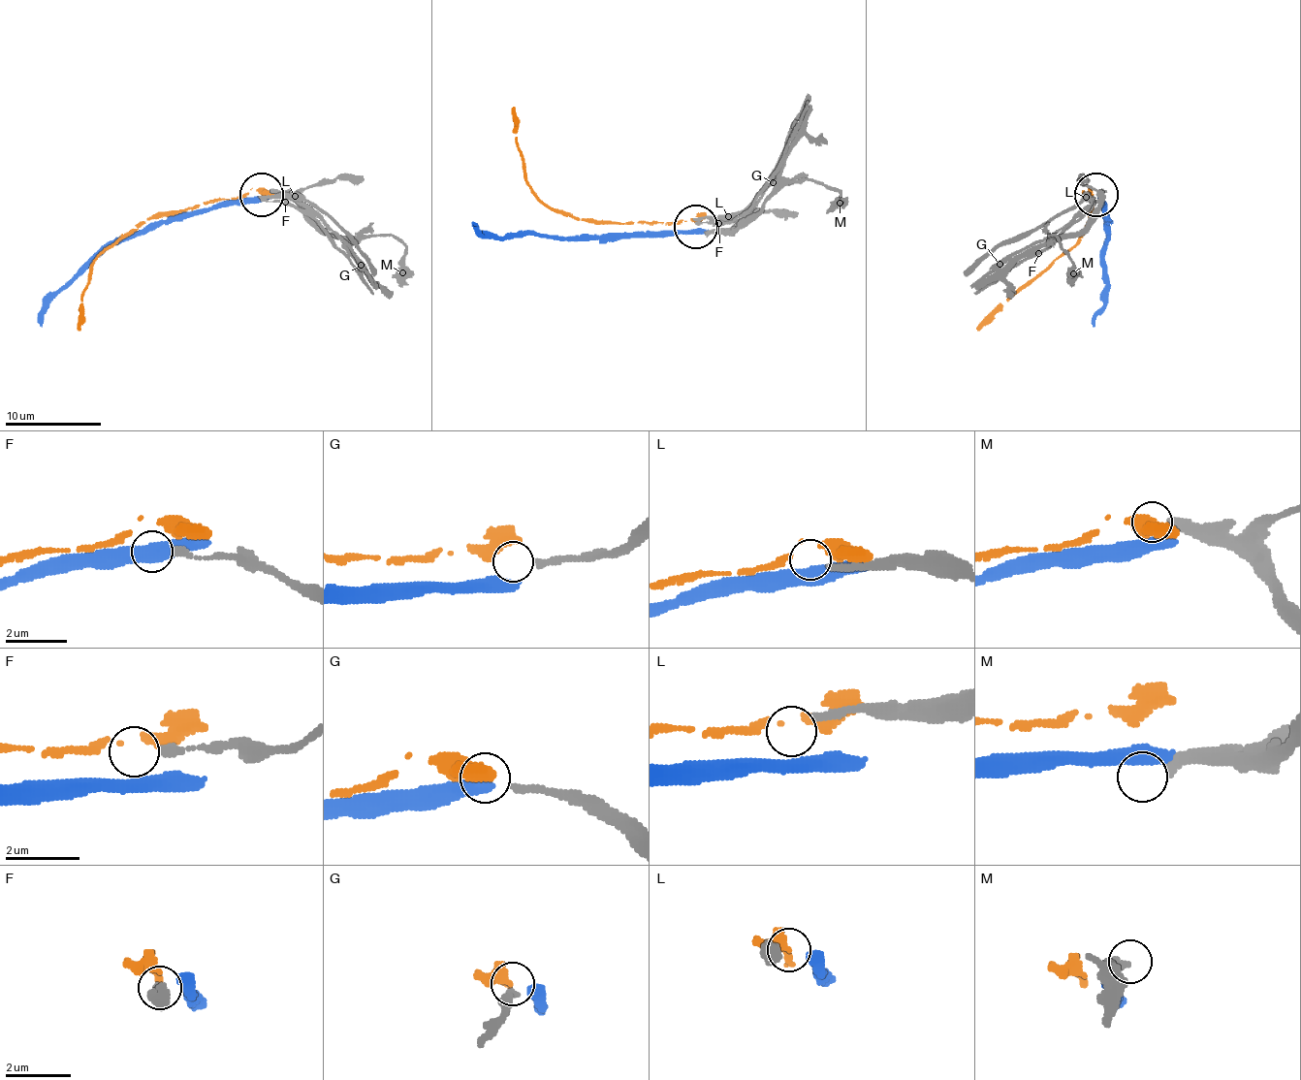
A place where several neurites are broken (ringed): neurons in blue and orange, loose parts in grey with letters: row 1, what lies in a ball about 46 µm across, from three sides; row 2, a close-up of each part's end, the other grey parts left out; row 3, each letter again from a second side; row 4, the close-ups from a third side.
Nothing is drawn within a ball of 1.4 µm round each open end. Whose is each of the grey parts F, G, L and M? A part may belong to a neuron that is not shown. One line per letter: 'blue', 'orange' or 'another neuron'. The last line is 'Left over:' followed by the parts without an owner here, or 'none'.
F: another neuron
G: orange
L: another neuron
M: another neuron
Left over: F, L, M

